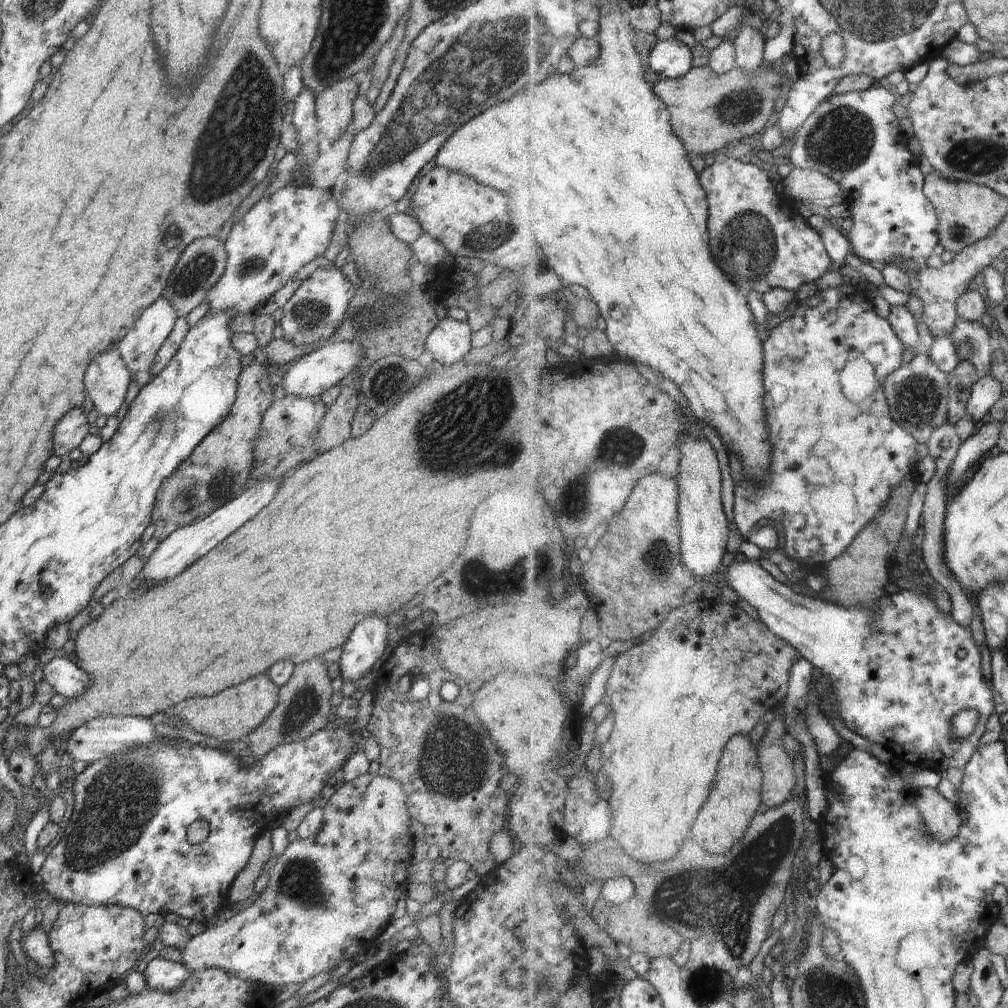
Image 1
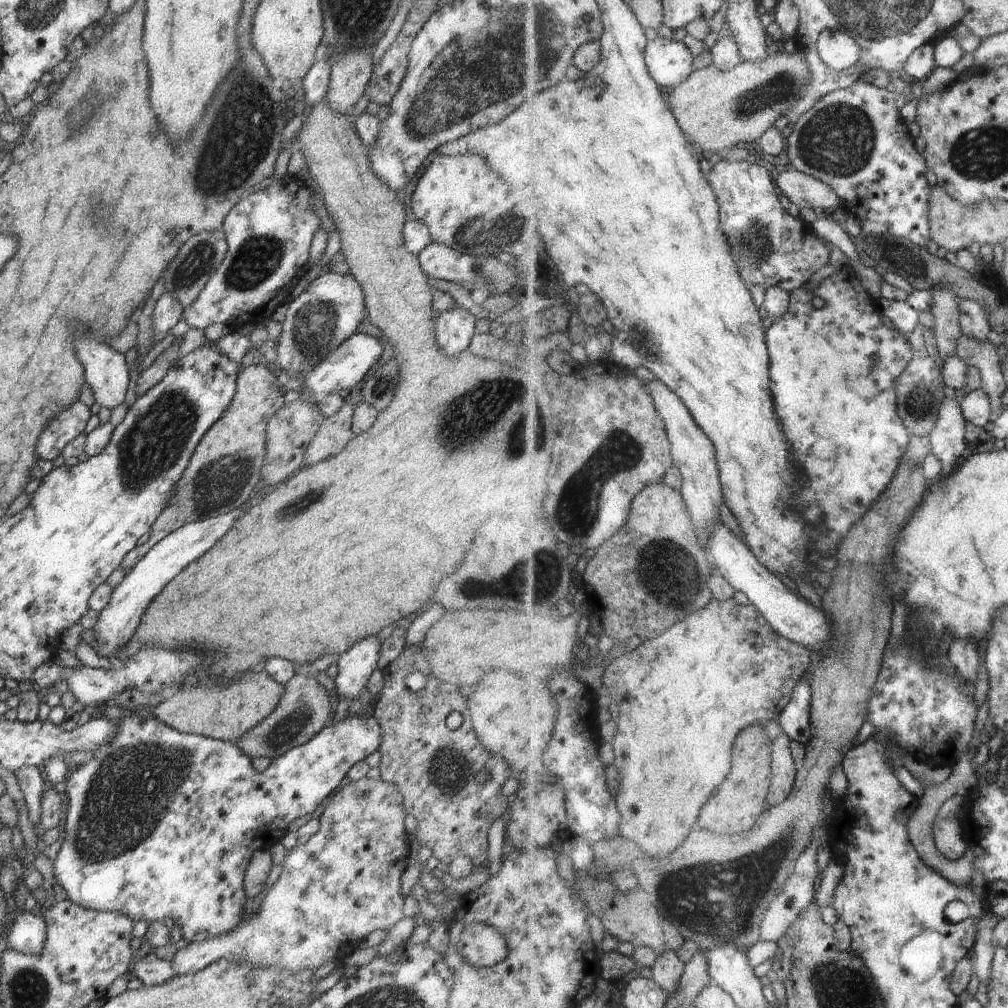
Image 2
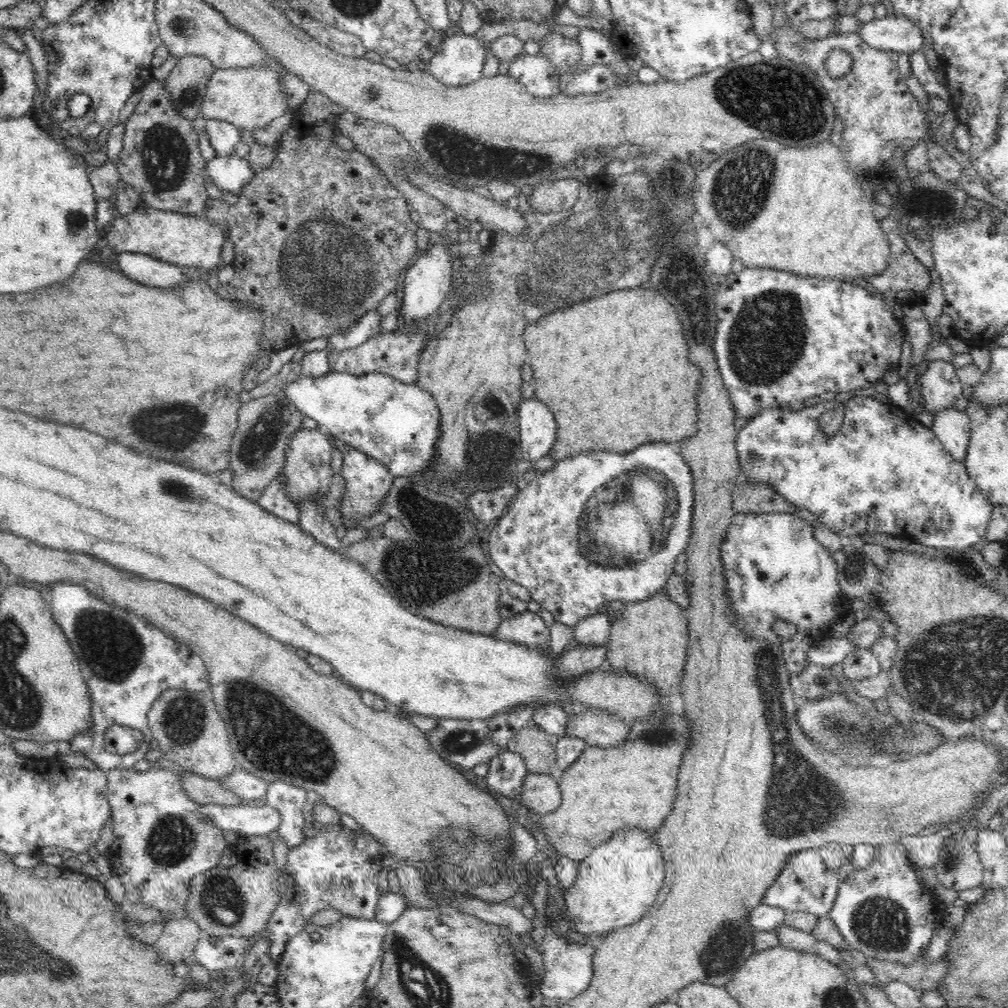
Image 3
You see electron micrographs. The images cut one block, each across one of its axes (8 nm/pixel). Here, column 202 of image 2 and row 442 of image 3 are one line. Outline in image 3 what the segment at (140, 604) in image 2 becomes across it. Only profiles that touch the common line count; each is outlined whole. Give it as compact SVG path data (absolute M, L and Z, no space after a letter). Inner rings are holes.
M522 399L517 405L519 441L523 461L536 461L548 456L555 441L556 424L546 406L538 399Z

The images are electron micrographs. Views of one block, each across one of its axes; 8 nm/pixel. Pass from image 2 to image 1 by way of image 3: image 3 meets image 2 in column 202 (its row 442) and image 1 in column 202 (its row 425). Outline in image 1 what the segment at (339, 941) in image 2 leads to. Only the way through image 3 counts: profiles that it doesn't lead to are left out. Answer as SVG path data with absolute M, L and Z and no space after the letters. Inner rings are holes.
M366 773L356 778L356 780L352 780L352 782L345 782L343 786L340 786L334 792L334 795L329 798L324 806L322 828L310 838L299 838L290 843L283 853L276 858L274 868L270 871L268 885L254 903L228 920L220 920L216 925L207 926L202 933L188 940L181 949L182 960L180 960L180 963L186 966L190 972L202 971L208 968L222 968L226 972L232 972L232 974L240 976L242 980L288 986L288 984L304 983L309 978L320 974L320 972L333 971L342 962L350 962L354 958L360 958L360 956L368 954L370 950L377 952L379 948L378 936L392 922L398 902L407 899L406 884L408 883L409 868L413 864L412 849L414 848L413 832L410 831L410 819L406 795L401 784L398 784L395 780L377 774Z

